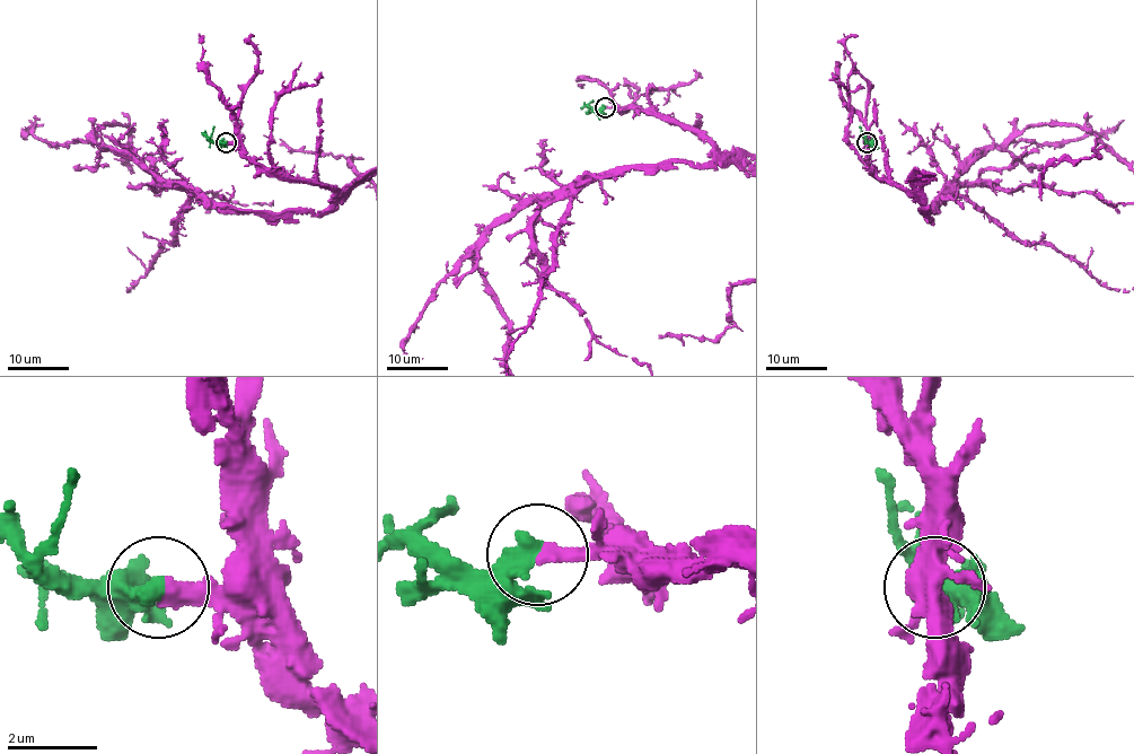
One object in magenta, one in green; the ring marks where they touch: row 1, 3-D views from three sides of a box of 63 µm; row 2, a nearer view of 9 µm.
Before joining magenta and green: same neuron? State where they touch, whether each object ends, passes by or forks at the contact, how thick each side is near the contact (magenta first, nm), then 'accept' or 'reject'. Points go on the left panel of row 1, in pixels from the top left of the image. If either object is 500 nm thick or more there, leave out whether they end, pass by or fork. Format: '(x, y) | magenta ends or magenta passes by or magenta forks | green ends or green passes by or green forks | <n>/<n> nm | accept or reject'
(226, 142) | 380/500 nm | accept

